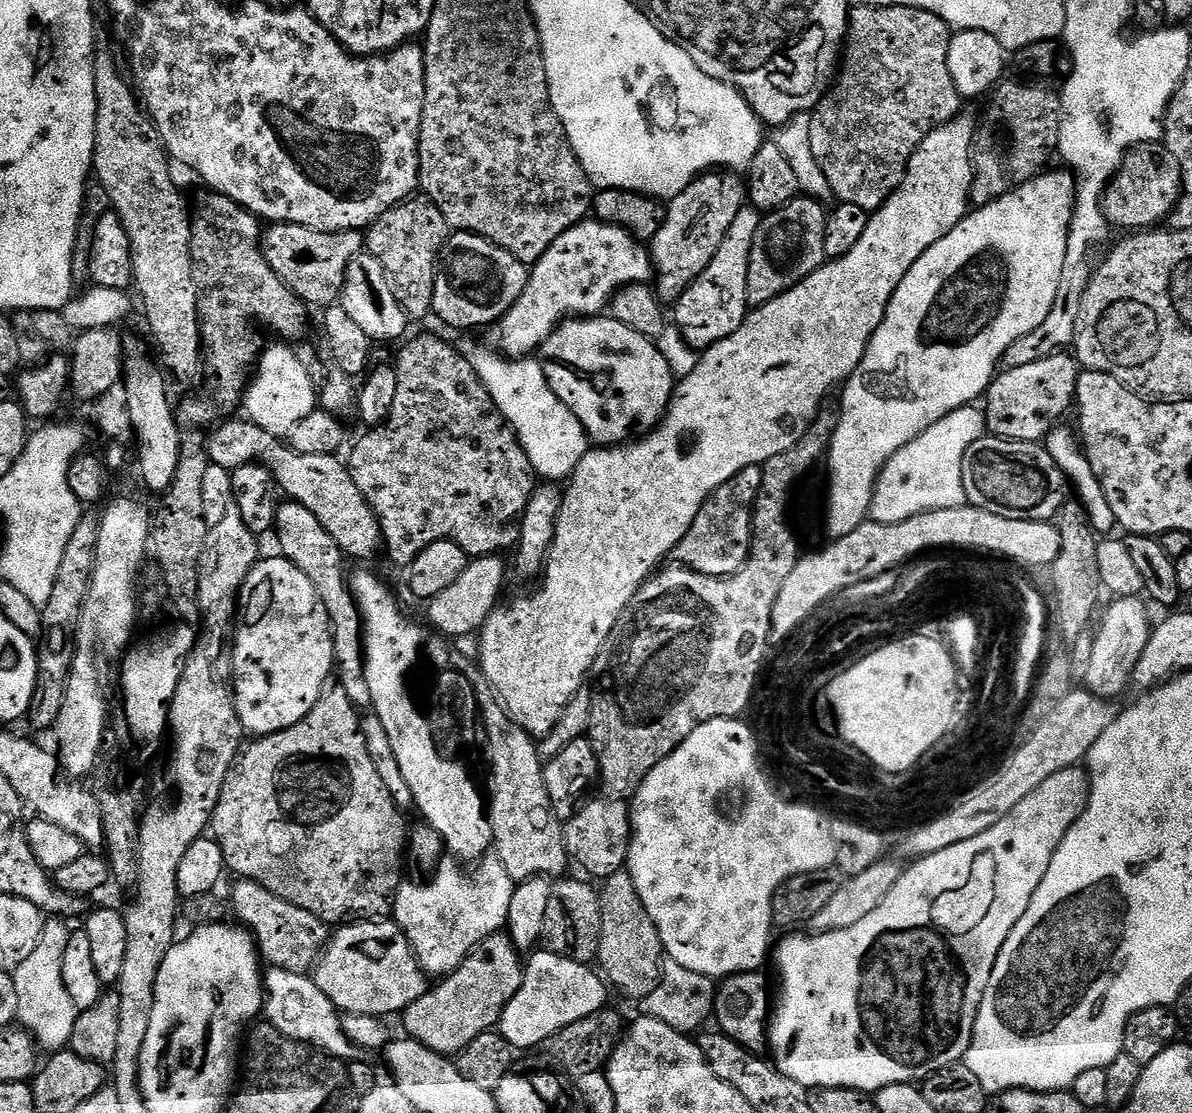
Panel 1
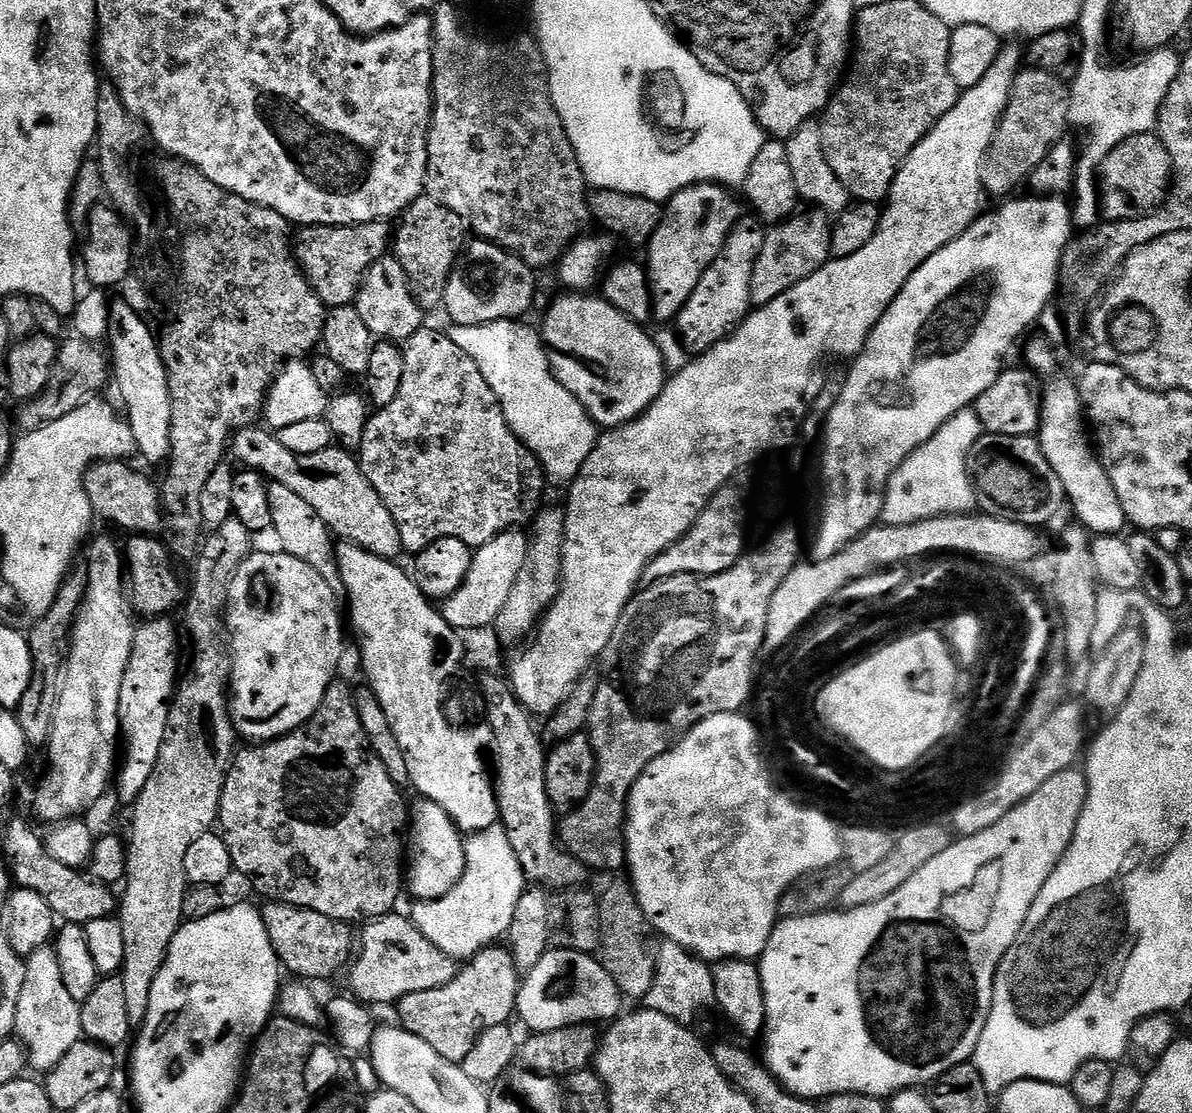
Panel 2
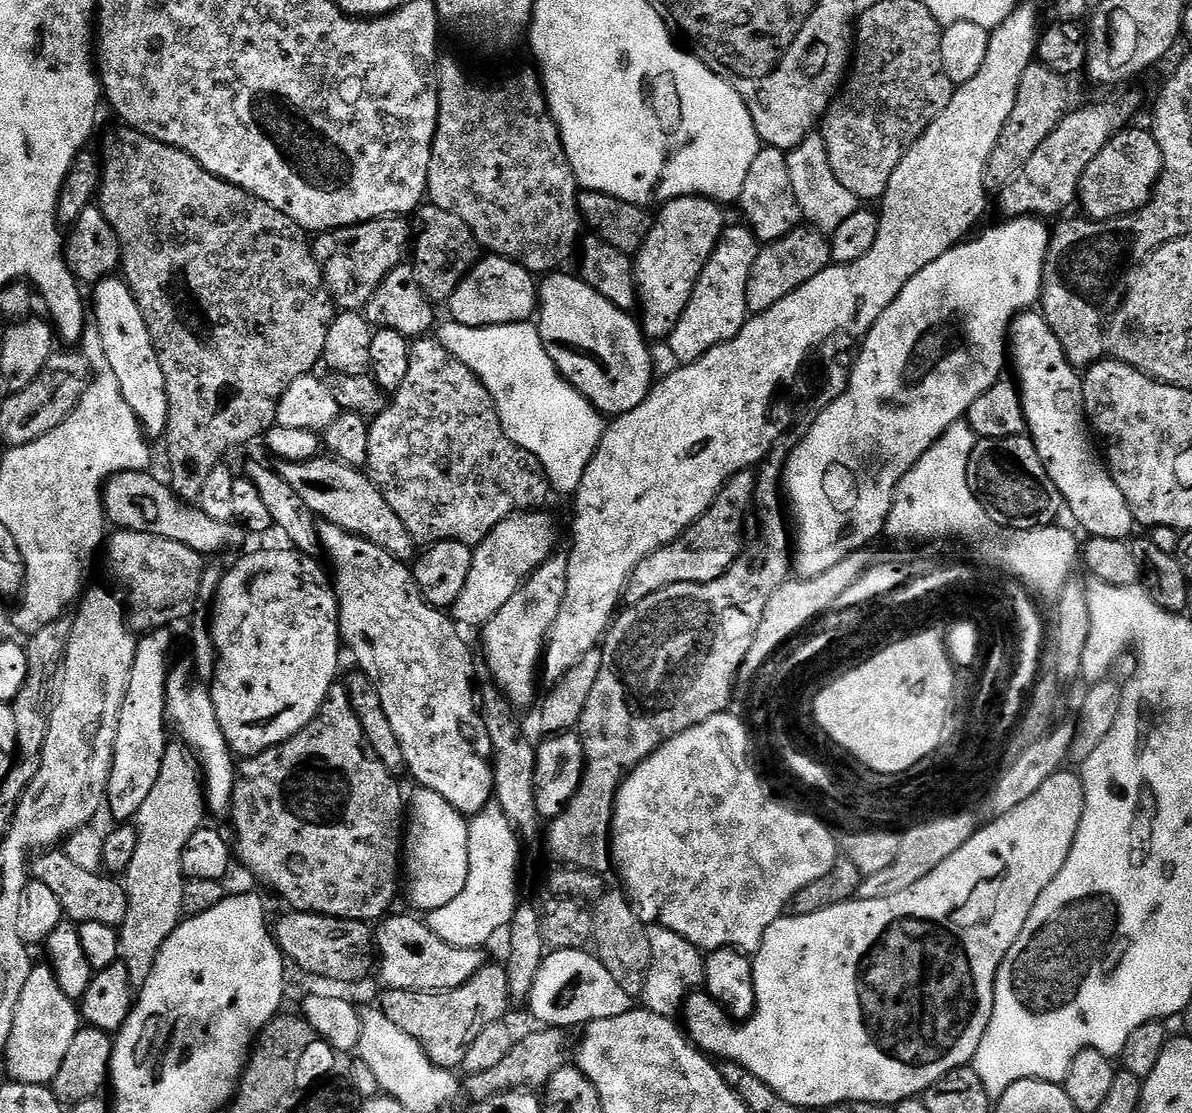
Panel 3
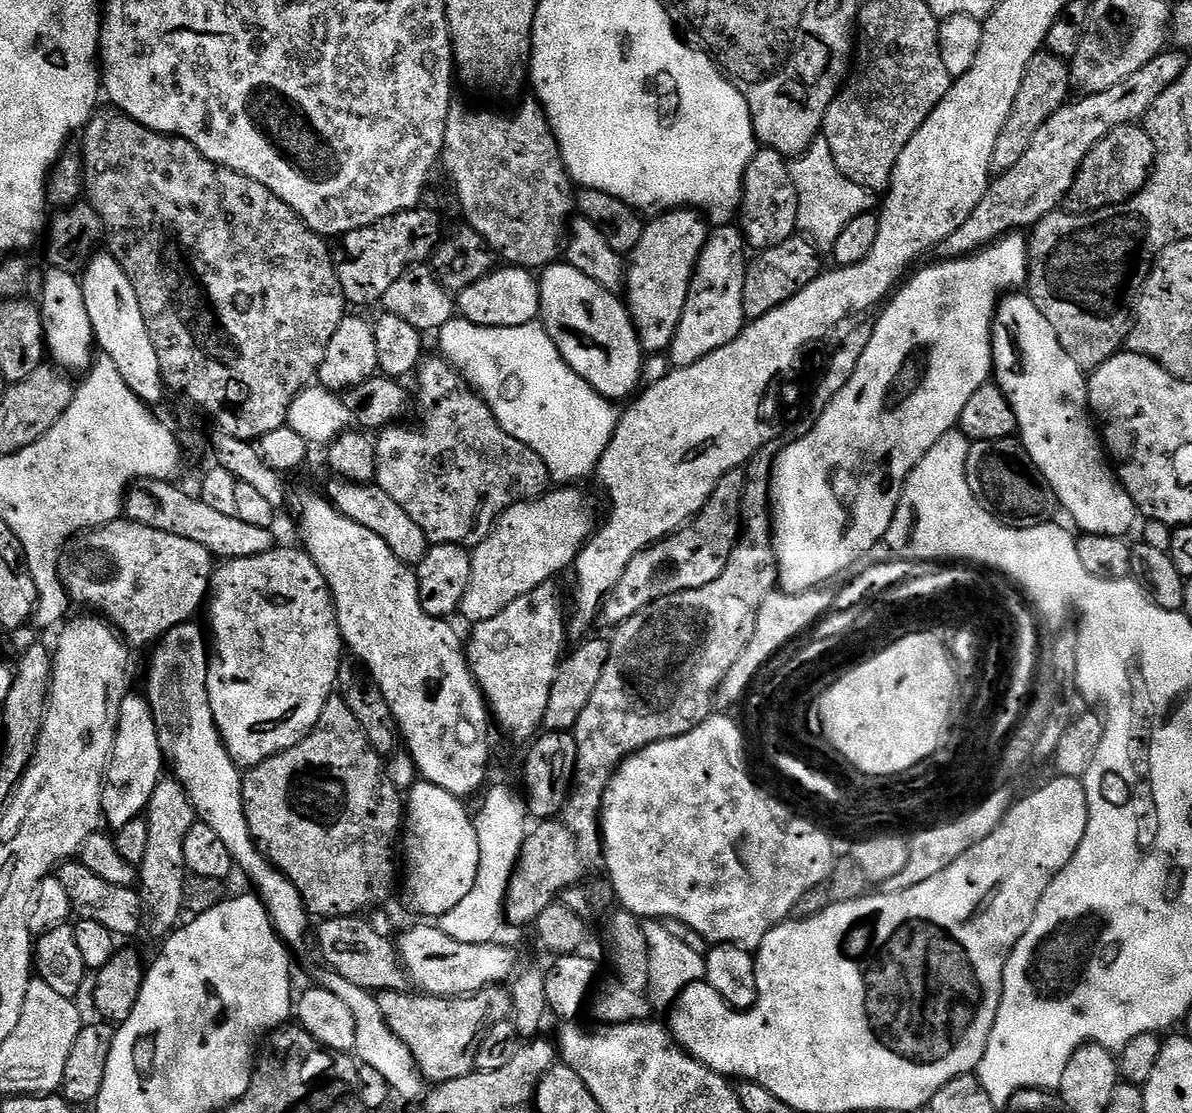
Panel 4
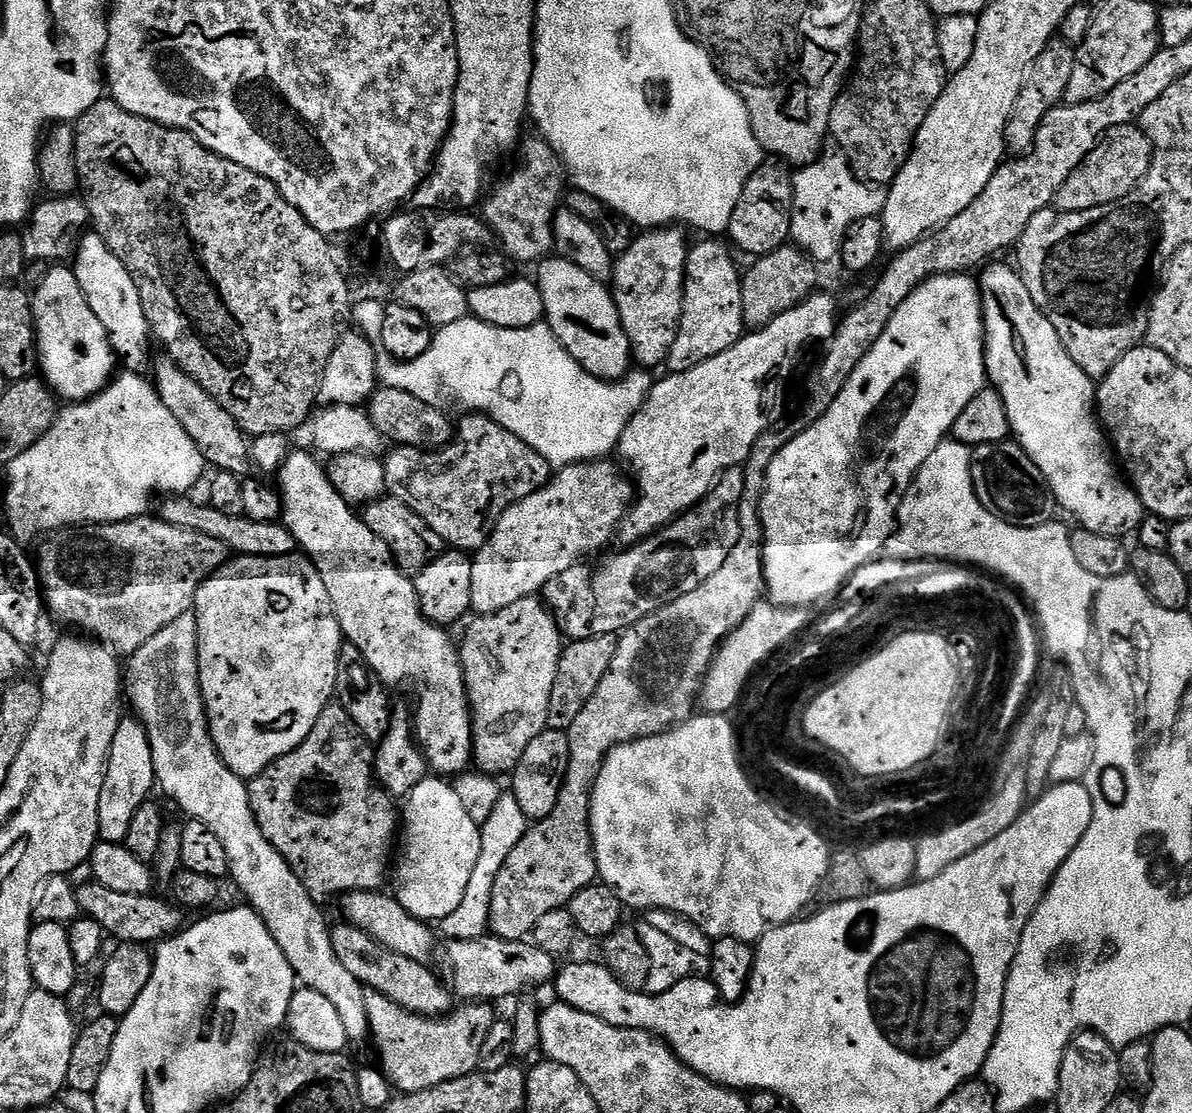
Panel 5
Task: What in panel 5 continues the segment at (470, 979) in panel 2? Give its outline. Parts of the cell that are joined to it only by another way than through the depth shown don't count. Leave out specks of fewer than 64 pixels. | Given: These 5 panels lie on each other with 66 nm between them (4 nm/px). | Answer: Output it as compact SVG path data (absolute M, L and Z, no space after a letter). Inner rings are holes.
M366 991L368 1030L371 1039L376 1039L376 1052L380 1055L378 1064L397 1093L430 1090L430 1086L442 1086L442 1082L468 1076L479 1069L482 1046L485 1045L490 1028L498 1021L498 1014L492 1009L495 1007L488 1002L468 1002L460 1007L439 1018L419 1016L398 1006L398 1002L390 1002L386 994Z

